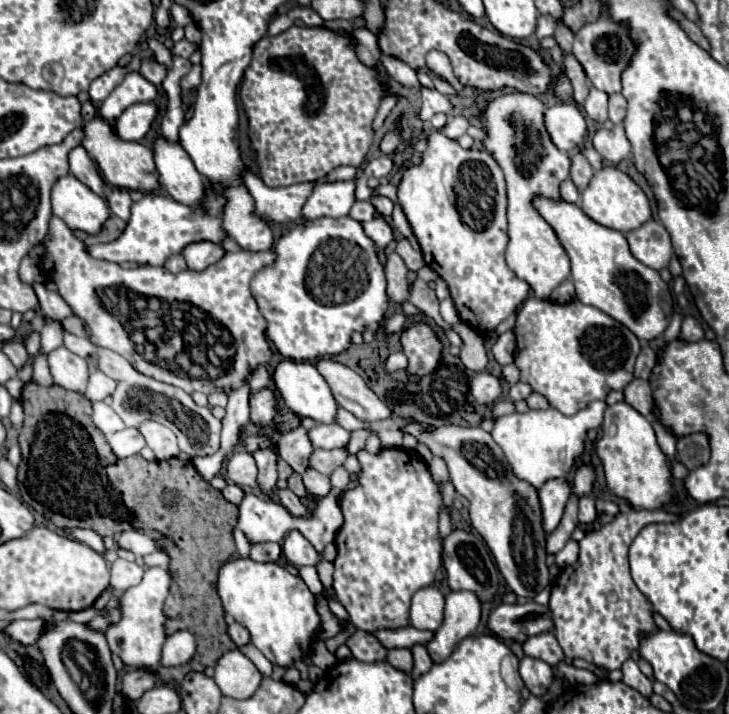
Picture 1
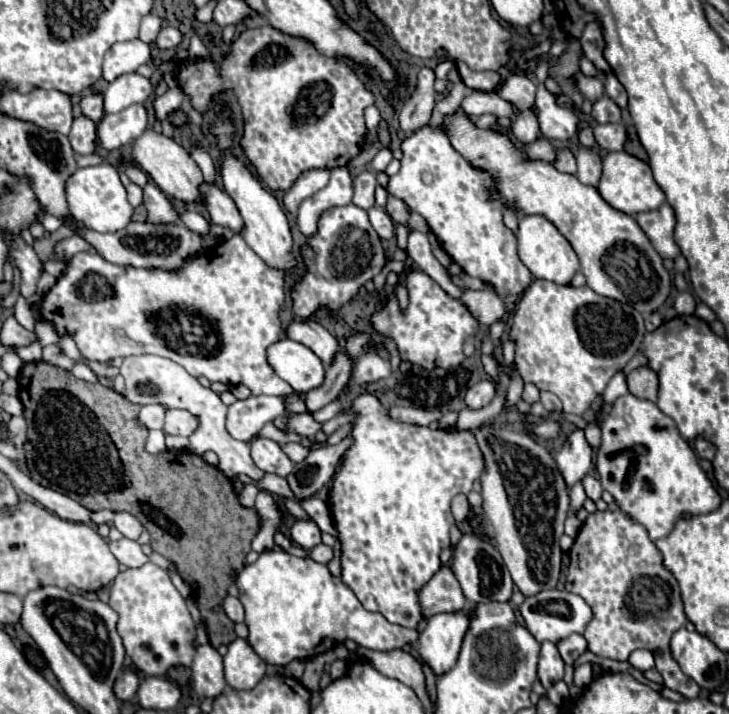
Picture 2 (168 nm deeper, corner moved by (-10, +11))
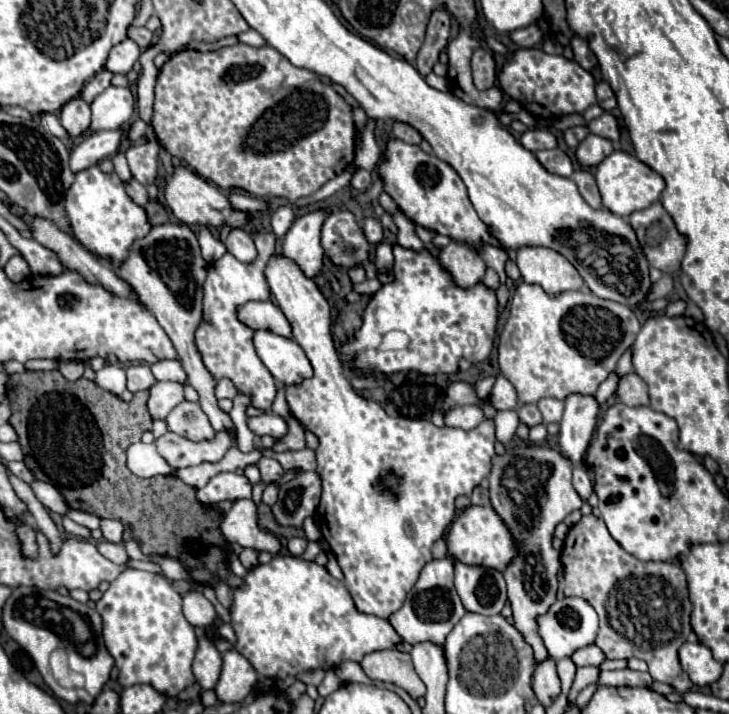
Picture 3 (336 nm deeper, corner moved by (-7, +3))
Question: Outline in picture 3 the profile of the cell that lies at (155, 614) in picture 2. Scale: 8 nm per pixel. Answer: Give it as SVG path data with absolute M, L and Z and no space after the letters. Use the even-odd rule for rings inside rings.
M125 569L103 593L95 607L103 617L103 639L109 653L115 659L119 669L119 683L123 687L131 687L137 683L147 683L155 687L159 693L167 697L177 697L187 685L195 681L191 673L191 663L197 649L197 637L193 625L181 613L181 595L177 595L169 581L157 573L139 571L139 569Z

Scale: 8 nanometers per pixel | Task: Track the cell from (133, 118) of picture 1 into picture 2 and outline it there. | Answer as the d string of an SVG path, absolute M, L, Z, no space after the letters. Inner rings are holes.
M130 105L114 115L104 115L98 123L98 143L108 149L120 149L146 131L148 115L142 105Z

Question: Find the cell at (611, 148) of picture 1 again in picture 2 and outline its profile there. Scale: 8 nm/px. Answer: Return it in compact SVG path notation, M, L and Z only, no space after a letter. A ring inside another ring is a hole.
M606 123L594 127L594 137L604 151L622 151L626 143L626 129L622 123Z

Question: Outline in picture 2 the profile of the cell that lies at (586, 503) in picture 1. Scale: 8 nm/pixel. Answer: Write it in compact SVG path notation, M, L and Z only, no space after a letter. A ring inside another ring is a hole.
M586 475L586 477L582 477L582 485L584 485L584 491L586 491L586 495L592 499L592 501L598 501L600 499L600 495L602 495L602 485L600 485L600 481L594 477L594 475Z

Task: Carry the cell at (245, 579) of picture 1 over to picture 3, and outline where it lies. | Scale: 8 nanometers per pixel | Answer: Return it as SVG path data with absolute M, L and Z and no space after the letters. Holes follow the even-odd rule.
M293 555L273 557L267 565L257 565L245 575L243 583L235 589L231 625L237 635L235 649L249 659L259 675L277 679L283 679L287 675L295 677L301 671L317 667L333 669L347 659L361 661L367 653L379 649L397 649L397 645L403 641L389 621L359 613L345 585L339 579L331 577L325 567Z

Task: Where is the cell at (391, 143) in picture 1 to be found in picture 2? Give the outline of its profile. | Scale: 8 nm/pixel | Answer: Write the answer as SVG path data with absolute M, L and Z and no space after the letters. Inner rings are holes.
M422 67L418 73L418 85L412 97L402 105L398 113L400 129L404 133L414 133L428 125L432 109L436 105L436 91L434 91L434 69Z

